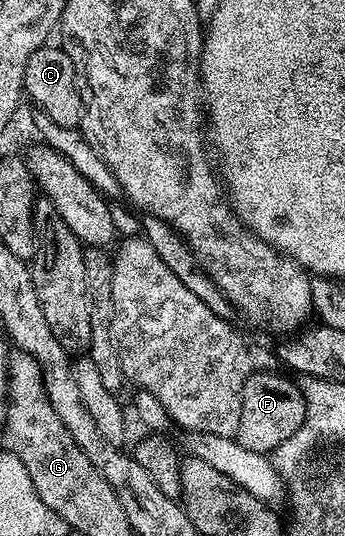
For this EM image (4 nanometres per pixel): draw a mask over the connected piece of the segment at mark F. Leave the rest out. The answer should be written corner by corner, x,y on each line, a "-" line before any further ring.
272,369
256,371
248,376
242,389
242,417
238,417
238,429
234,438
242,445
242,449
250,449
259,455
268,455
275,451
278,445
282,445
282,441
294,437
294,433
298,433
298,425
302,425
304,420
304,395
299,386
295,382
291,383
287,374
284,376
275,375
276,373

